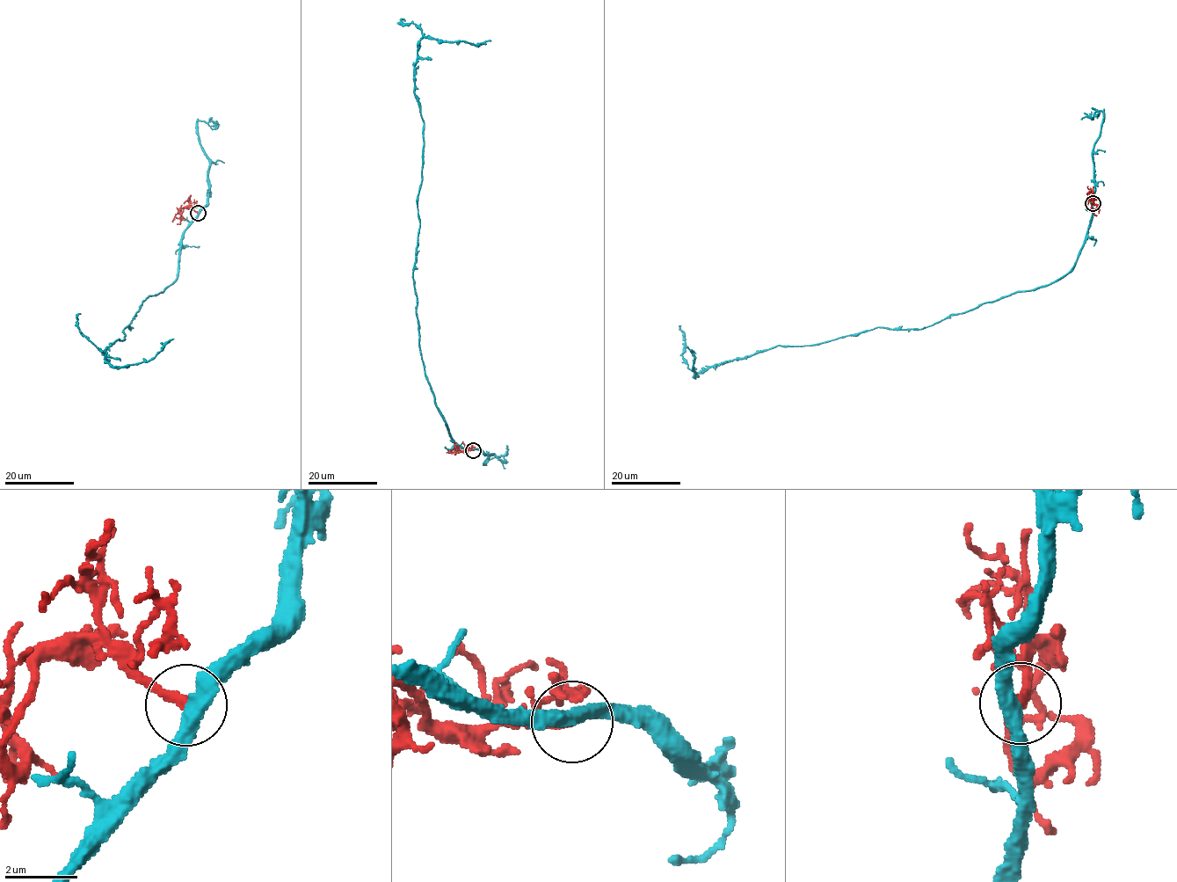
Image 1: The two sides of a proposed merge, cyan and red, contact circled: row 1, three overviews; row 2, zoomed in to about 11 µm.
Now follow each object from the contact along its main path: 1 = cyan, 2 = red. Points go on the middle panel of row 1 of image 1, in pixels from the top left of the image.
1: (473, 449), (453, 441), (419, 349), (412, 273), (423, 119), (414, 67), (421, 39), (490, 40)
2: (473, 449), (462, 451), (456, 446), (451, 450)

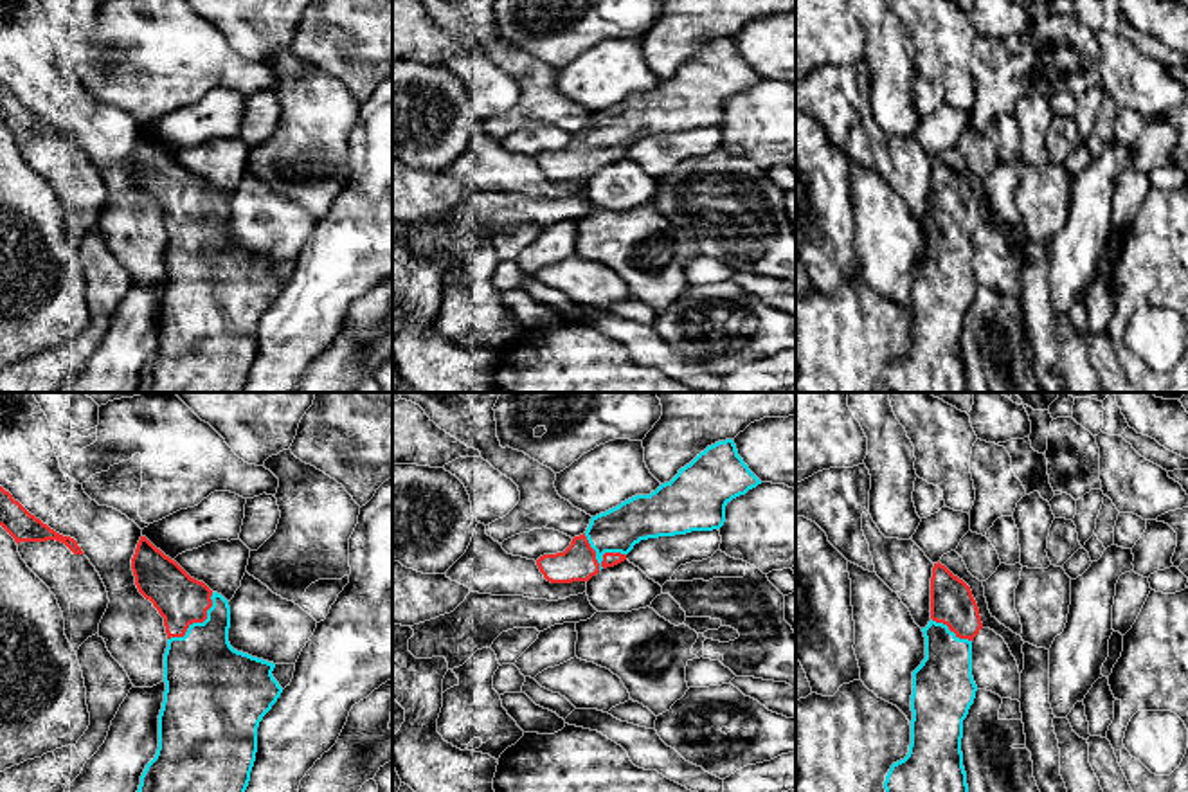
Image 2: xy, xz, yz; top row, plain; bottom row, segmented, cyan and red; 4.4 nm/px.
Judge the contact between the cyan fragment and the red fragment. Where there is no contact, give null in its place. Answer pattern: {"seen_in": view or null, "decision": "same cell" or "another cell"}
{"seen_in": "xz", "decision": "same cell"}

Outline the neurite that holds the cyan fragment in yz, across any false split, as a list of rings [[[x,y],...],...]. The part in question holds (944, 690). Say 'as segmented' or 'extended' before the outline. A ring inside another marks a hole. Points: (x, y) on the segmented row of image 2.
extended; [[[940,562],[931,578],[931,621],[922,628],[925,659],[913,671],[911,745],[904,760],[891,765],[886,792],[968,792],[963,767],[963,720],[974,704],[972,641],[983,628],[970,587]]]

